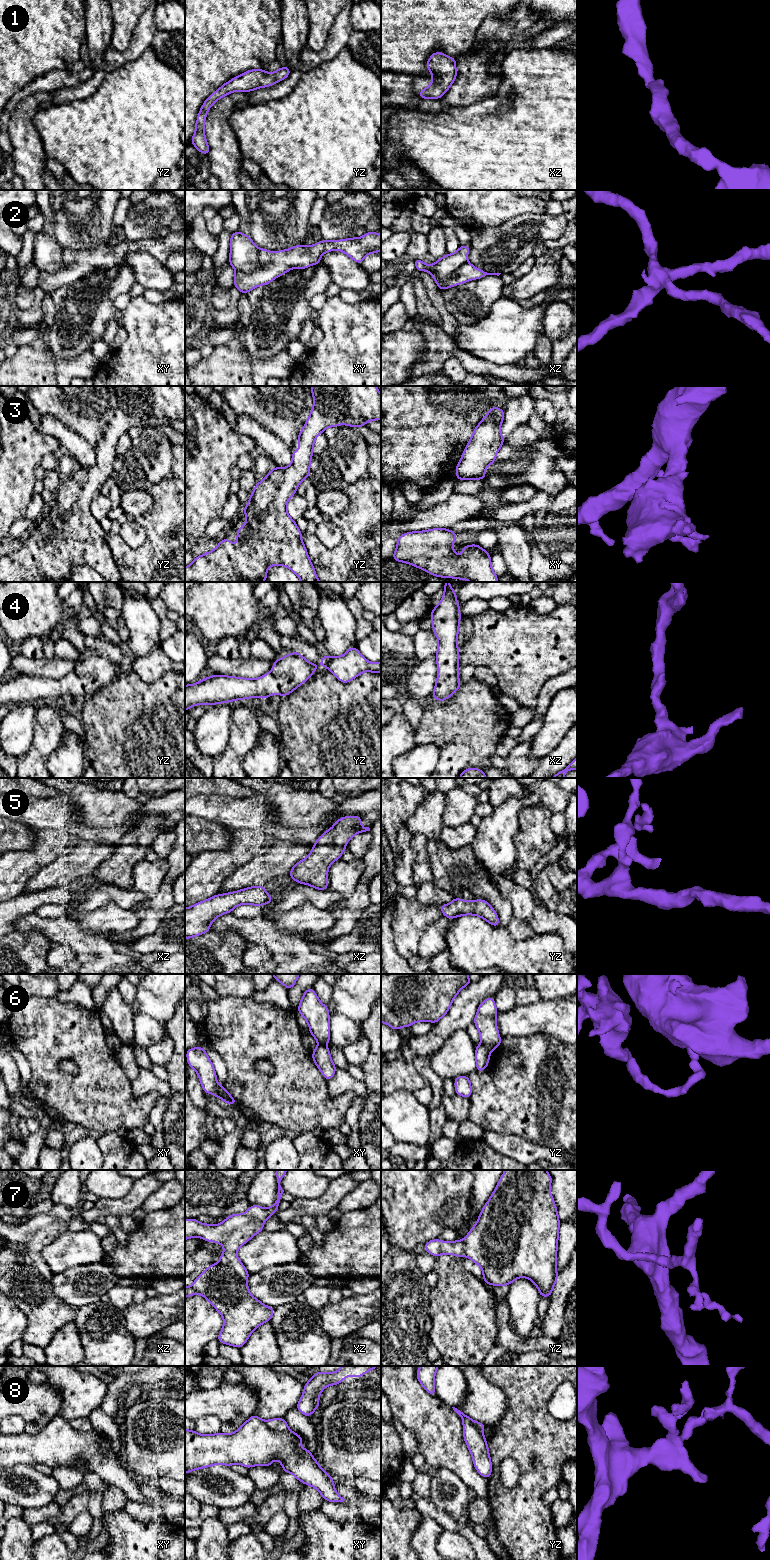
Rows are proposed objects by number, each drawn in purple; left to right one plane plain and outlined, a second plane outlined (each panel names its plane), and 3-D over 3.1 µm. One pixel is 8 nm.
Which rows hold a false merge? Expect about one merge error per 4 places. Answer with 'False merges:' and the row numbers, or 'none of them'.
False merges: 2, 6, 8

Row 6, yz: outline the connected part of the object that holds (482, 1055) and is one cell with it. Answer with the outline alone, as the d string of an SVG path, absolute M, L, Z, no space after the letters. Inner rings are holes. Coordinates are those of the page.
M478 1045L475 1048L476 1070L483 1072L489 1064L490 1051L483 1045Z

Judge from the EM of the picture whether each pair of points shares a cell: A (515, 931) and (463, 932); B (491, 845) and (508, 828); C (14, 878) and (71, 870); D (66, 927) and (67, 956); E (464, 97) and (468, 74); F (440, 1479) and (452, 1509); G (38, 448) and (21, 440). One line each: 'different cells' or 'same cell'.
A: different cells
B: same cell
C: different cells
D: different cells
E: same cell
F: same cell
G: same cell

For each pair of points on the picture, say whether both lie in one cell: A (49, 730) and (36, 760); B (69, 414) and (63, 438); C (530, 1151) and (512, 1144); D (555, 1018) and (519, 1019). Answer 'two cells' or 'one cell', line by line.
A: one cell
B: two cells
C: one cell
D: one cell

